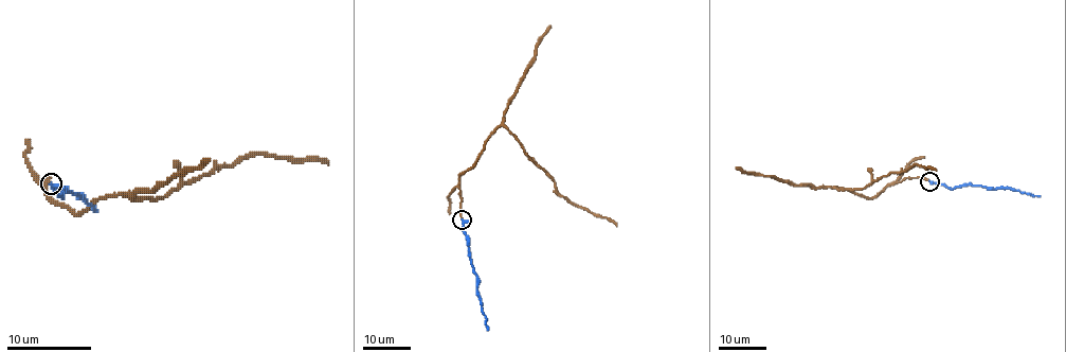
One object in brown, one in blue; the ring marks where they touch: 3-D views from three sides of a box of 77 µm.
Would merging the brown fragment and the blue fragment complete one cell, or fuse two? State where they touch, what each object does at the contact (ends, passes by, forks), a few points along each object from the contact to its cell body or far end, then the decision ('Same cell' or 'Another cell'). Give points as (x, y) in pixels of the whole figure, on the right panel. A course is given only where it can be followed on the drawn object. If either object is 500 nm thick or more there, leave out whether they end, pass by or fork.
Place: (929, 181). At the ring brown ends. At the ring blue passes by. Course of brown: (928, 181), (904, 178), (872, 197), (835, 187), (865, 189), (883, 176), (917, 164), (936, 171). Course of blue: (928, 181), (952, 189), (974, 185), (1040, 196). Another cell

